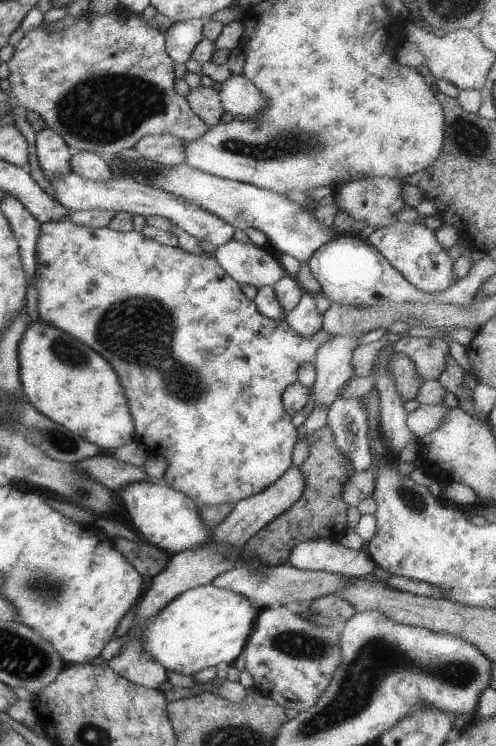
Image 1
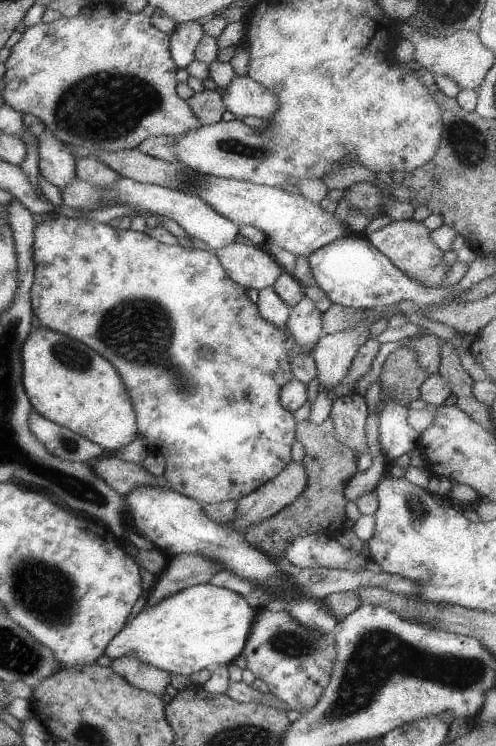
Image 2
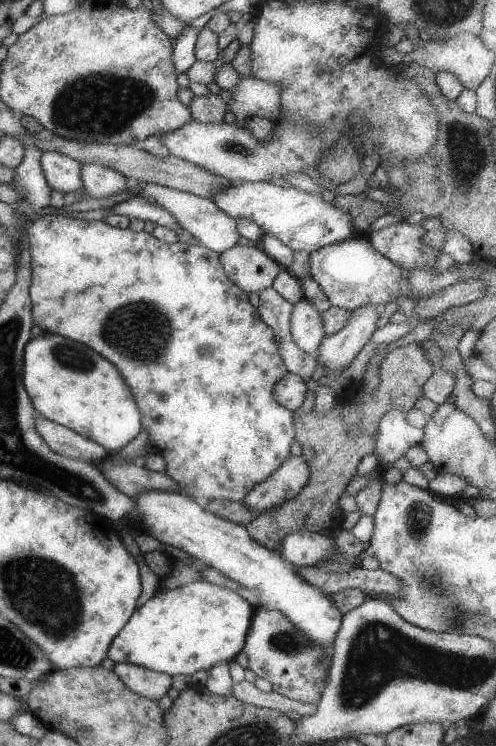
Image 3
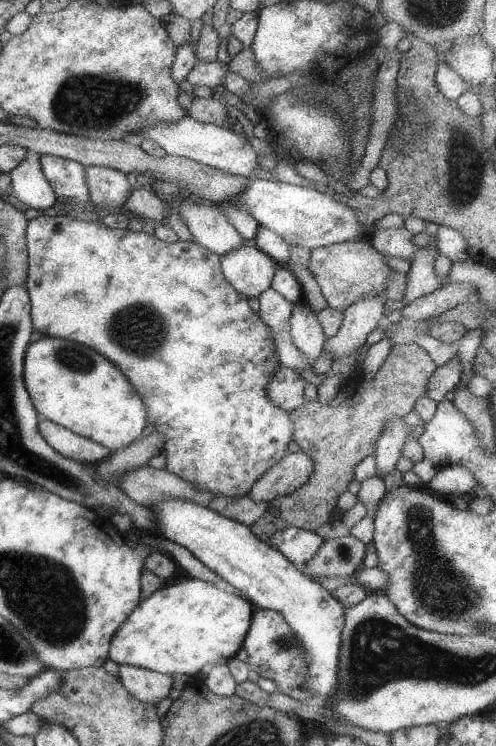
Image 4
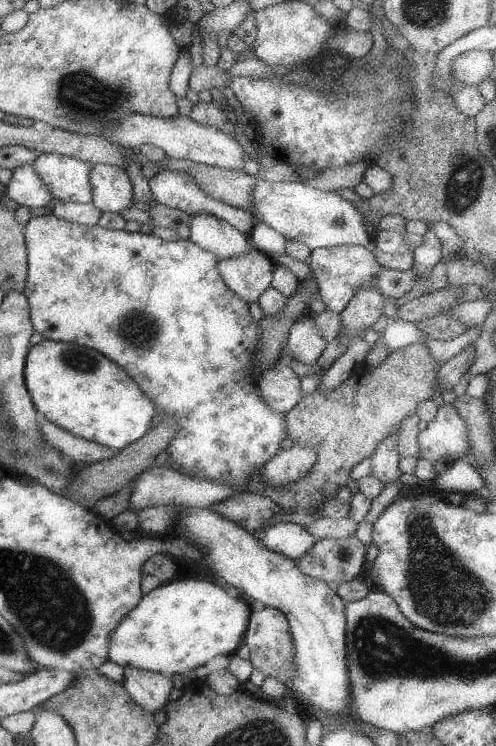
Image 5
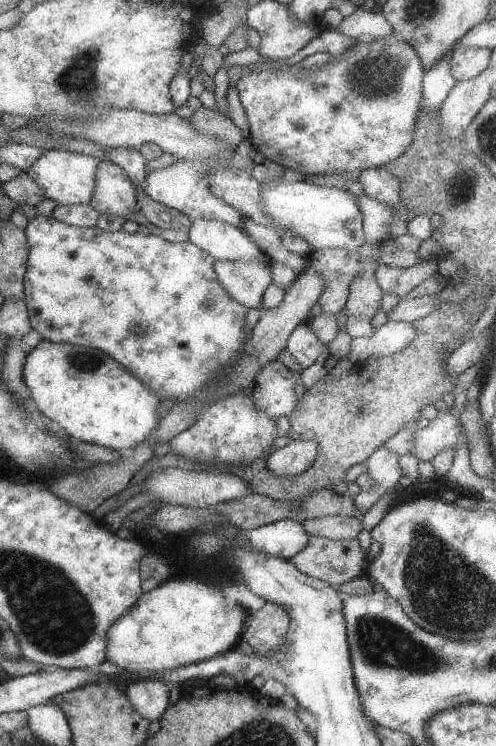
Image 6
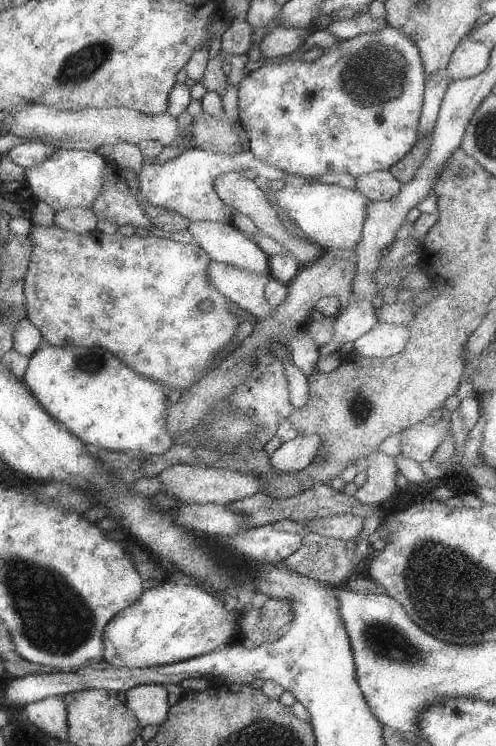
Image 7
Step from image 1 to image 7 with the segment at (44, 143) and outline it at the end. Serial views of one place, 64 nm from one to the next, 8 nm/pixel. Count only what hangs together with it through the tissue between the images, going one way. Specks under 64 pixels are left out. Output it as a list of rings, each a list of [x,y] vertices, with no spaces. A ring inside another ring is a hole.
[[[62,146],[51,152],[50,158],[26,170],[26,186],[33,192],[31,197],[38,197],[55,211],[71,208],[91,208],[94,199],[101,191],[109,161],[96,151],[70,149]]]

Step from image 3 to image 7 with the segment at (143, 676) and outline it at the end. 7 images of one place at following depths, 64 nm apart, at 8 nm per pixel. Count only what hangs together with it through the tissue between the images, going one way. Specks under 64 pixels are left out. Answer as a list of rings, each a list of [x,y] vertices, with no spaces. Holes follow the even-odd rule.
[[[143,684],[133,686],[125,695],[127,707],[139,720],[139,725],[159,726],[168,716],[168,691],[166,686],[159,684]]]

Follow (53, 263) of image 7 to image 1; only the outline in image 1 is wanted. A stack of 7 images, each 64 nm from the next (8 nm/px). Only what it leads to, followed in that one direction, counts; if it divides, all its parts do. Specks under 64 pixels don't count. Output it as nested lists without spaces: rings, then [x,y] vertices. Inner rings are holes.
[[[69,218],[60,219],[57,221],[50,221],[47,223],[41,223],[40,236],[38,237],[37,249],[36,249],[36,287],[38,290],[38,310],[39,318],[45,323],[51,324],[52,326],[58,327],[60,330],[75,336],[82,343],[87,344],[90,348],[93,348],[98,354],[102,354],[104,358],[115,368],[118,373],[120,382],[124,387],[124,392],[126,393],[128,404],[130,407],[131,415],[134,419],[134,428],[136,439],[144,443],[147,449],[154,455],[163,455],[170,464],[170,468],[164,475],[163,482],[170,485],[176,490],[182,491],[186,496],[189,496],[194,502],[199,505],[223,505],[226,503],[237,503],[239,500],[245,499],[246,497],[255,495],[261,490],[264,490],[267,486],[270,486],[275,480],[278,480],[293,464],[292,464],[292,448],[296,441],[299,439],[297,429],[292,424],[292,415],[286,412],[283,405],[282,393],[286,388],[290,387],[292,383],[298,381],[298,371],[304,368],[314,368],[316,353],[318,349],[323,346],[323,344],[330,340],[333,335],[326,332],[323,328],[316,332],[315,335],[311,337],[305,337],[298,334],[295,330],[292,330],[288,326],[285,319],[282,320],[272,320],[262,316],[260,312],[257,311],[257,304],[248,299],[244,292],[242,292],[242,286],[237,283],[220,265],[212,254],[206,254],[203,252],[202,255],[193,255],[192,253],[186,253],[178,247],[169,247],[158,243],[156,240],[145,237],[142,233],[138,231],[128,231],[128,232],[118,232],[108,228],[90,228],[85,226],[80,226],[74,224]]]

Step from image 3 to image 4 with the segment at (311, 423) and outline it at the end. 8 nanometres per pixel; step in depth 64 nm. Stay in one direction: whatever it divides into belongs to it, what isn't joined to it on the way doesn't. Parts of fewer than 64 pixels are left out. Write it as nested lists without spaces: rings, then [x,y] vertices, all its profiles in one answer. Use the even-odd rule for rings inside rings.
[[[417,344],[393,345],[371,382],[365,380],[363,376],[358,379],[350,378],[348,384],[339,391],[330,404],[322,404],[315,399],[313,402],[305,401],[297,409],[291,411],[289,415],[294,425],[292,438],[304,454],[310,455],[314,461],[314,468],[305,485],[298,487],[292,494],[277,496],[269,502],[264,514],[249,526],[253,535],[268,544],[274,533],[286,527],[315,531],[324,523],[336,521],[333,509],[337,506],[338,496],[348,490],[348,485],[355,479],[356,465],[364,458],[374,456],[378,439],[387,425],[387,420],[408,414],[414,409],[416,400],[425,396],[428,379],[435,375],[436,369],[436,364],[430,359],[428,352]]]

